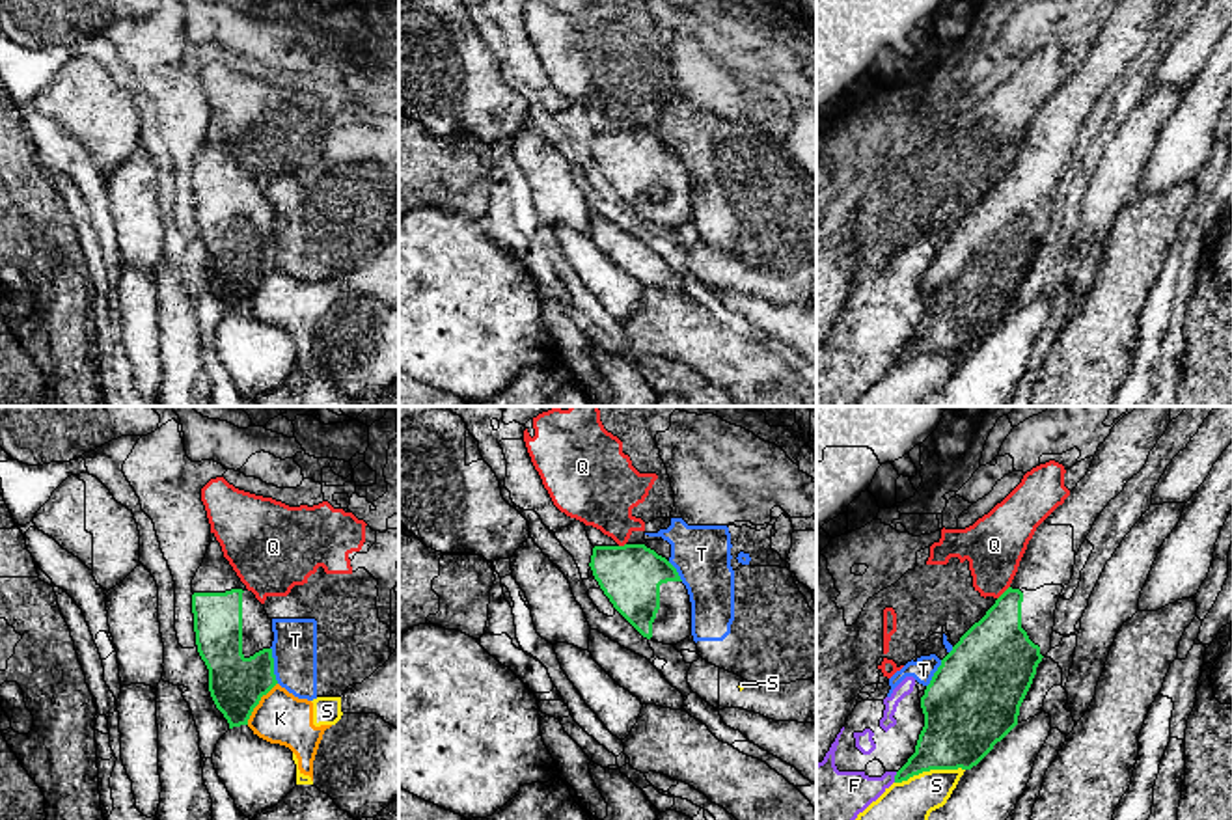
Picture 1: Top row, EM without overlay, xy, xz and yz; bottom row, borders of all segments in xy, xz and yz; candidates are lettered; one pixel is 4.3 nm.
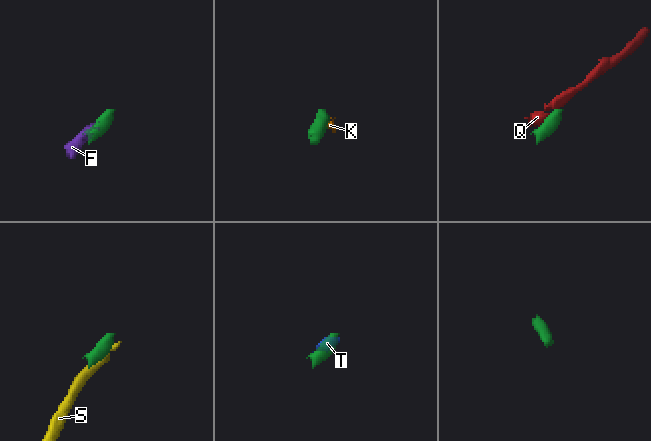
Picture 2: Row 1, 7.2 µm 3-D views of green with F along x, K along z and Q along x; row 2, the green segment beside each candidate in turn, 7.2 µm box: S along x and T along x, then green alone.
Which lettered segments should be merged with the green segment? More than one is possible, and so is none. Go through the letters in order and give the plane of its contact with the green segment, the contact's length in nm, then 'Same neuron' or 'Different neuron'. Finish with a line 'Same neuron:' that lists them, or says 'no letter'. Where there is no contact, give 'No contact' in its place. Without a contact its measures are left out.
F: Touches green in yz. Shared border 50 nm. Different neuron
K: Touches green in xy. Shared border 220 nm. Different neuron
Q: Touches green in yz. Shared border 80 nm. Different neuron
S: Touches green in yz. Shared border 320 nm. Different neuron
T: Touches green in xy. Shared border 160 nm. Different neuron
Same neuron: no letter

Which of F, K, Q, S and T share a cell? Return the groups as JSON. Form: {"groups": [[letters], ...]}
{"groups": [["F", "T"], ["K", "S"], ["Q"]]}

